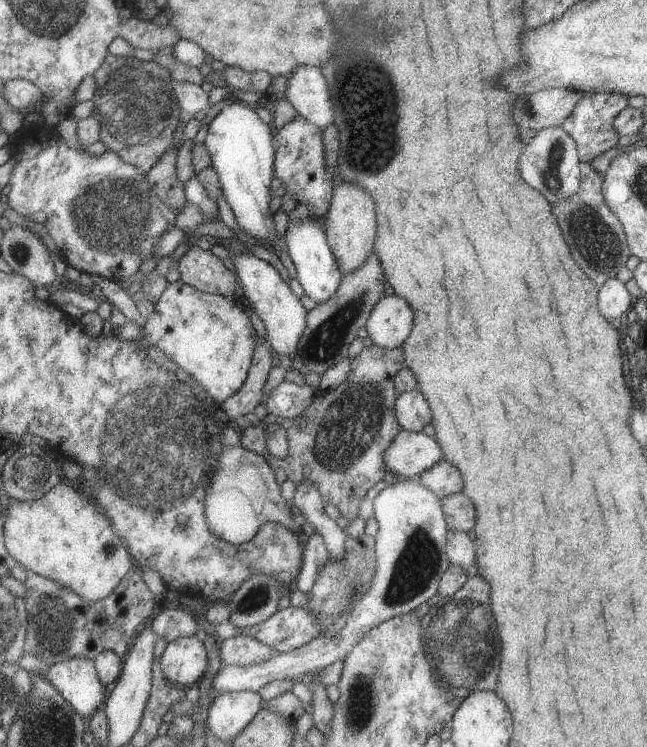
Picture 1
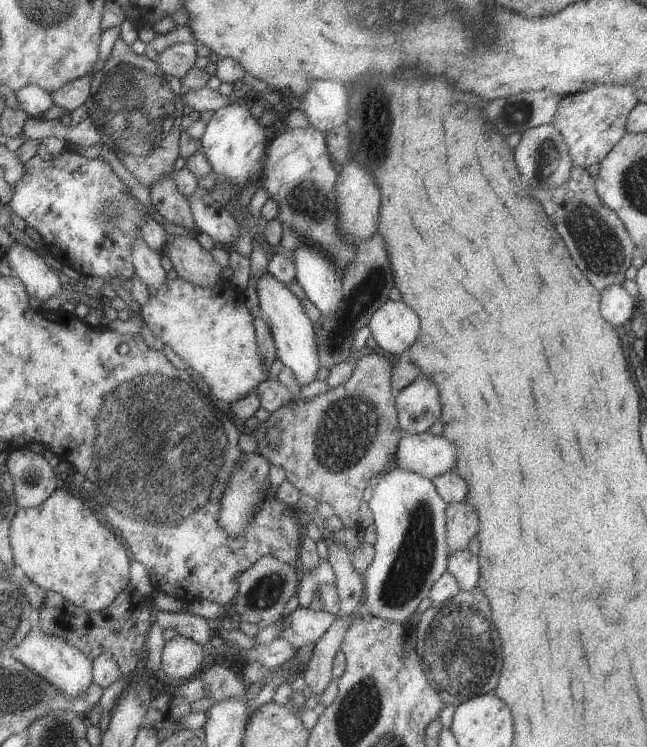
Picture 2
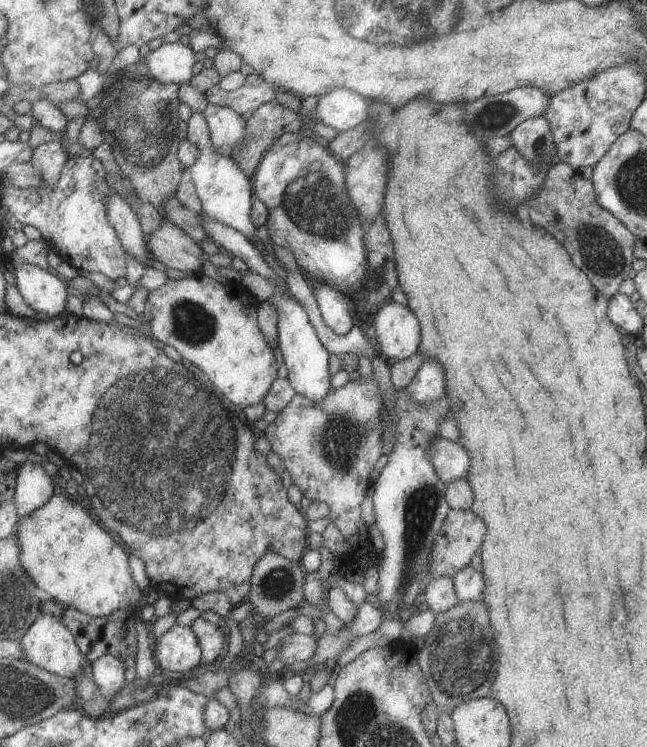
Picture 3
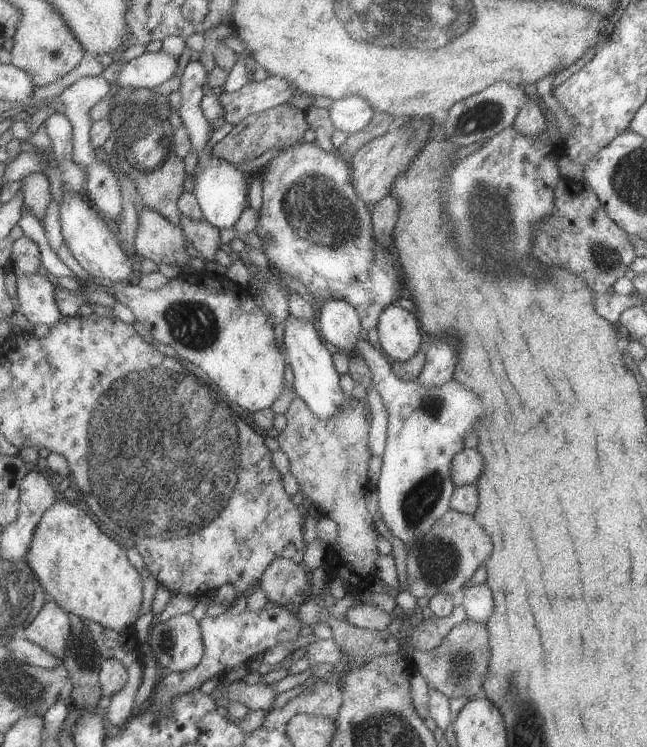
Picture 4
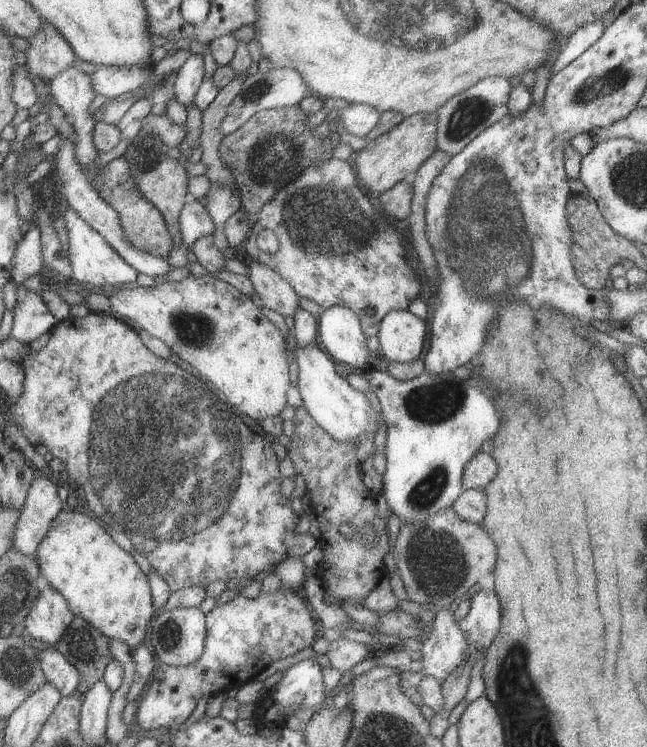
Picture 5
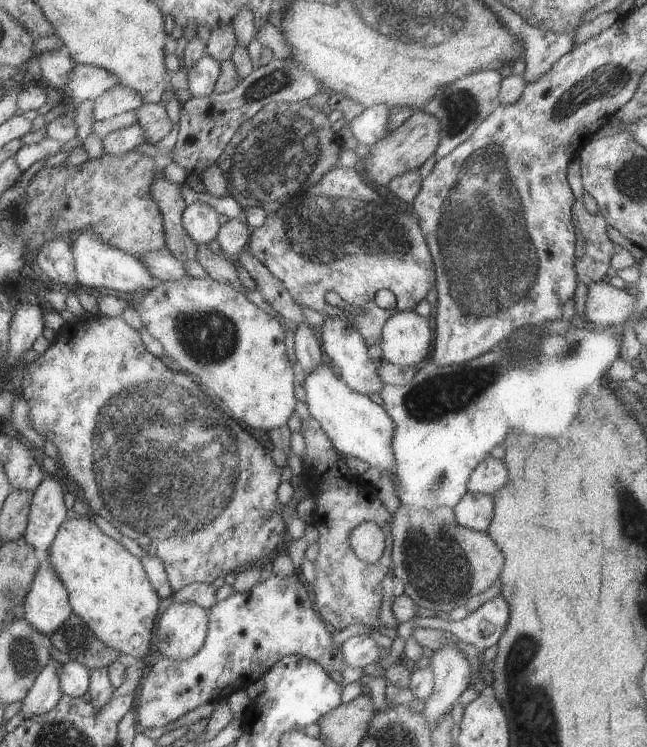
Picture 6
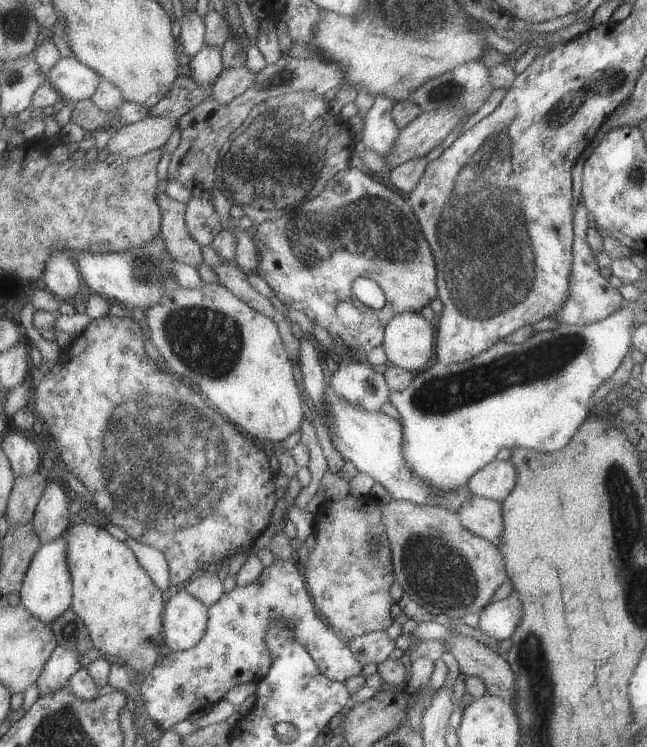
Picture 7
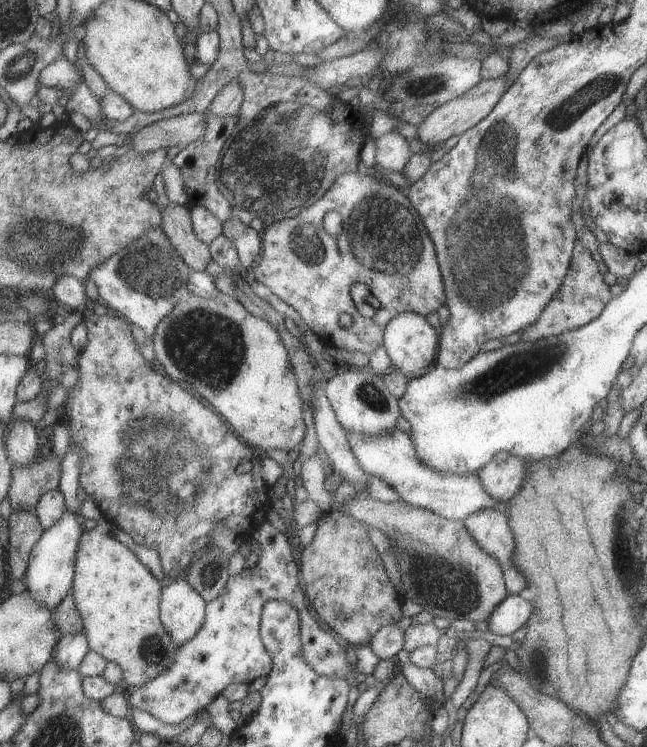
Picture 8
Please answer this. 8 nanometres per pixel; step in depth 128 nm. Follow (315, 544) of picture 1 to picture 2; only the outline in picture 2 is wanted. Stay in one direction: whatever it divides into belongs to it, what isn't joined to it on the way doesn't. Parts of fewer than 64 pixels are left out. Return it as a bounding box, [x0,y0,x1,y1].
[294,558,336,608]

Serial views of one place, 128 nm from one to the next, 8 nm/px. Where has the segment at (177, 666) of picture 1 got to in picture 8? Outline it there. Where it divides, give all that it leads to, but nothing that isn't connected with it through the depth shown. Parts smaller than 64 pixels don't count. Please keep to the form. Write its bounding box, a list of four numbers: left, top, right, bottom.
[160,578,207,647]

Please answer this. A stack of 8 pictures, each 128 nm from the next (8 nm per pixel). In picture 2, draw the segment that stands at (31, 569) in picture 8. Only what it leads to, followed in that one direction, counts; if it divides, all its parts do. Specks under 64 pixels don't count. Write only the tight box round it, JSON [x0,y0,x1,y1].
[8,625,93,698]

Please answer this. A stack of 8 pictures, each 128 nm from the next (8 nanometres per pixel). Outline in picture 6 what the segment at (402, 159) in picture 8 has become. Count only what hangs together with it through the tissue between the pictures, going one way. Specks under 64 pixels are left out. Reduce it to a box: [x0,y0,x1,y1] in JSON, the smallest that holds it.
[350,103,390,147]

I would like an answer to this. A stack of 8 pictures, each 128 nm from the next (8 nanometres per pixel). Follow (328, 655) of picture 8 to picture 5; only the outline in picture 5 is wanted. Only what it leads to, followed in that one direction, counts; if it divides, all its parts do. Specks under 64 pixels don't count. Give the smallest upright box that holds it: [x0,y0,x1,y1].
[138,587,319,730]

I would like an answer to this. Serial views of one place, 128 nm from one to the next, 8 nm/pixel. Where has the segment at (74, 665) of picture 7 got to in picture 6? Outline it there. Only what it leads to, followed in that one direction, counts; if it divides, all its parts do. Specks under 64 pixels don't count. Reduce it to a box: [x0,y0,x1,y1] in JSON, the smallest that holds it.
[20,658,63,718]

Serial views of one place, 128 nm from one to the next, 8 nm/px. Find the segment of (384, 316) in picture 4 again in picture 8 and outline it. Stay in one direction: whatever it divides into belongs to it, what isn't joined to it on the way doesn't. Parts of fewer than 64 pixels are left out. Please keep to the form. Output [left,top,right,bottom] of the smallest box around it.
[383,312,439,377]

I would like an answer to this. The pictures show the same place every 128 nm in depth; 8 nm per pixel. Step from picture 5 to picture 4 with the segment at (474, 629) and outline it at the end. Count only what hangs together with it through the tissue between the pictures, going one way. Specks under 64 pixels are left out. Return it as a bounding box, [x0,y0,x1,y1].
[457,584,494,624]

